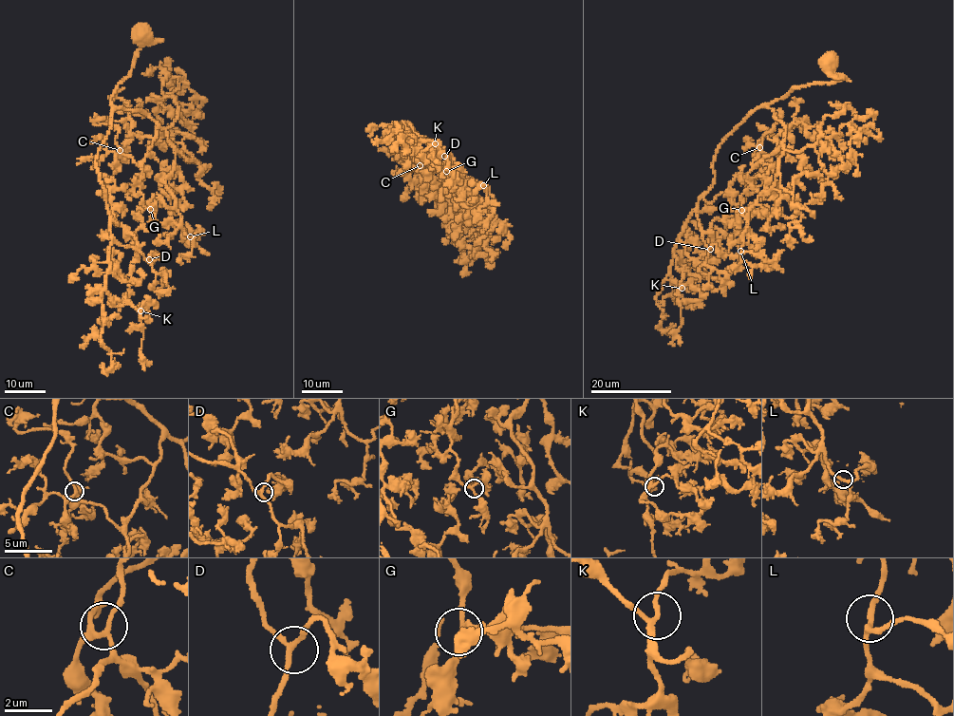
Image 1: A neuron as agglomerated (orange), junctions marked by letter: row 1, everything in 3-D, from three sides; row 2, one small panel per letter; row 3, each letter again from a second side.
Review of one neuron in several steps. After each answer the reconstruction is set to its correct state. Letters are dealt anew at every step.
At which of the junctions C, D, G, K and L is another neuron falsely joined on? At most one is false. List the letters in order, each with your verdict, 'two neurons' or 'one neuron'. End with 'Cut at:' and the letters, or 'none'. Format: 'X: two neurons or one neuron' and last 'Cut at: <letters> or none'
C: one neuron
D: one neuron
G: one neuron
K: one neuron
L: one neuron
Cut at: none

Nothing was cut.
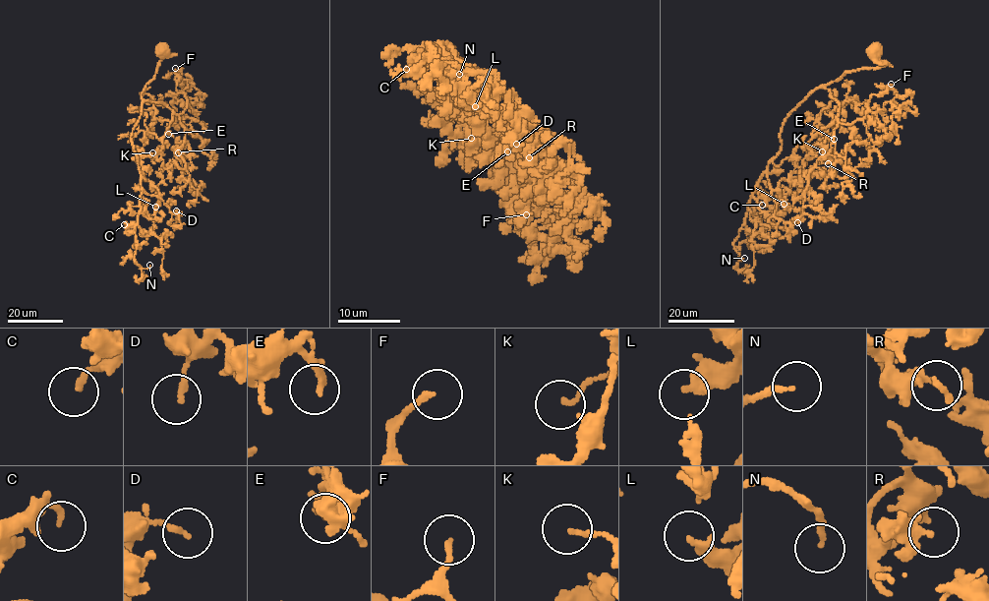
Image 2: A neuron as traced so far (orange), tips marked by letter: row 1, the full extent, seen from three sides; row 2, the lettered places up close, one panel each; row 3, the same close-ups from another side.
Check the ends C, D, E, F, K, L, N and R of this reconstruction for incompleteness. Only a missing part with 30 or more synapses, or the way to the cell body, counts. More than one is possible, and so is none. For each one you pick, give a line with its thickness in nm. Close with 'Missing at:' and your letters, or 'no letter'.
E: calibre 260 nm
F: calibre 160 nm
N: calibre 160 nm
Missing at: E, F, N

